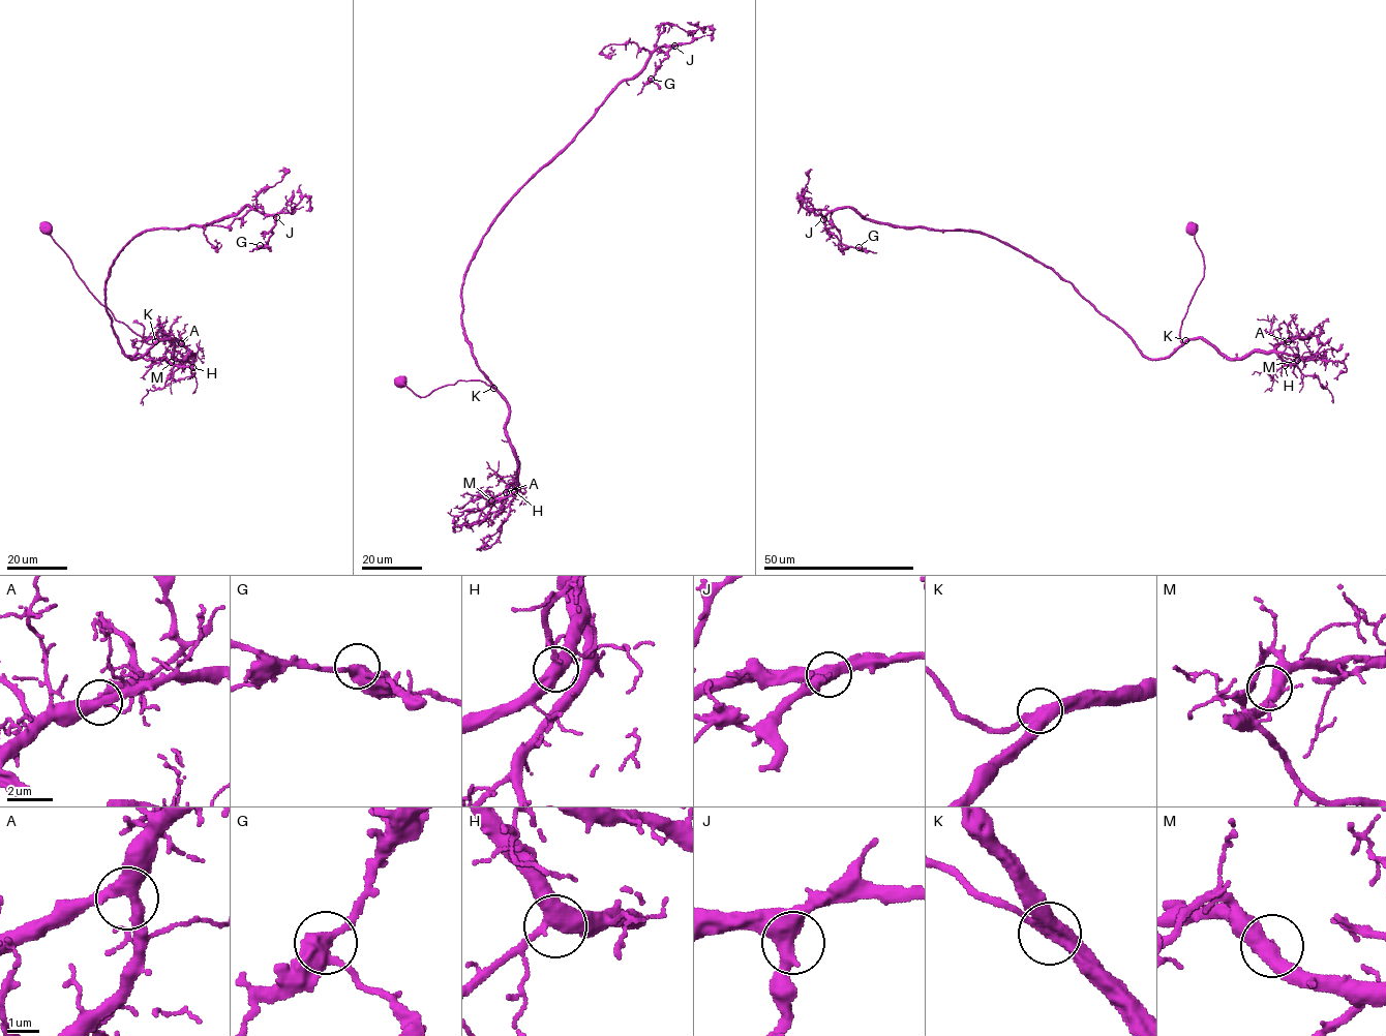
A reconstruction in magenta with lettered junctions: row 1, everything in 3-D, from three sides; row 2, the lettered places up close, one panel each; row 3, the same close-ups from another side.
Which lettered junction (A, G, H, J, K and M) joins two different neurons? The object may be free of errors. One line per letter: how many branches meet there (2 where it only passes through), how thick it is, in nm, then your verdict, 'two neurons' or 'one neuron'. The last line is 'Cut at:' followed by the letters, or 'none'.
A: branches 3; calibre 400 nm; one neuron
G: branches 3; calibre 400 nm; one neuron
H: branches 3; calibre 400 nm; one neuron
J: branches 3; calibre 420 nm; one neuron
K: branches 3; calibre 400 nm; one neuron
M: branches 3; calibre 400 nm; one neuron
Cut at: none

